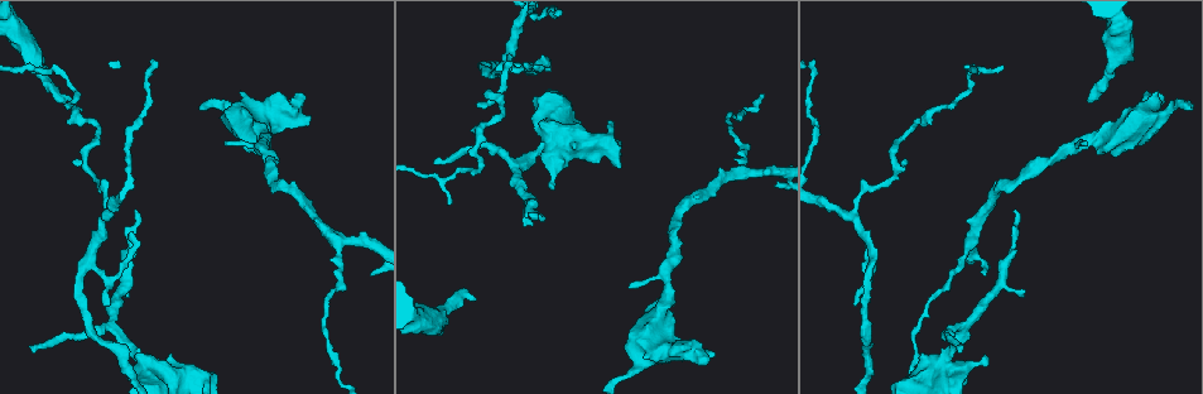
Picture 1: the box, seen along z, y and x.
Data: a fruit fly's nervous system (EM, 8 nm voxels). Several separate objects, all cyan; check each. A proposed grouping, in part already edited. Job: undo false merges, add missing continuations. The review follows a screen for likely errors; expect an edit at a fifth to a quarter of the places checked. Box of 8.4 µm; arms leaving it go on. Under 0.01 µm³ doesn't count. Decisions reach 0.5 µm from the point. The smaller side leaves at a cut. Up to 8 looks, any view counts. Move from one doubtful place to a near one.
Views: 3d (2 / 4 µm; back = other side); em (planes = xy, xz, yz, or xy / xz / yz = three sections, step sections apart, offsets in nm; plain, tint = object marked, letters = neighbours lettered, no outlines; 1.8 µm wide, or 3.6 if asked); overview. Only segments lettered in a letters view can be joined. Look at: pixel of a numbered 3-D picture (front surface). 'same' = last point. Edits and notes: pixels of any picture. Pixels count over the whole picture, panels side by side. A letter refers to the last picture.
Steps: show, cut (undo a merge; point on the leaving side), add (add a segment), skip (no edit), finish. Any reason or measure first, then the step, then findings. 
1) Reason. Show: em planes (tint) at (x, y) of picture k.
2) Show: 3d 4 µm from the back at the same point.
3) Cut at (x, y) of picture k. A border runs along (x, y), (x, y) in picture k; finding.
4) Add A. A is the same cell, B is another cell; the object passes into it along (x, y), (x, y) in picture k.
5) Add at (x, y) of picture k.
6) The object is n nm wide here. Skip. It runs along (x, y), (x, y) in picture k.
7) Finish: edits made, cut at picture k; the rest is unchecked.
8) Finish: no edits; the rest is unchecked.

Show: em xz step 4 (letters) at (1086, 141) of picture 1.

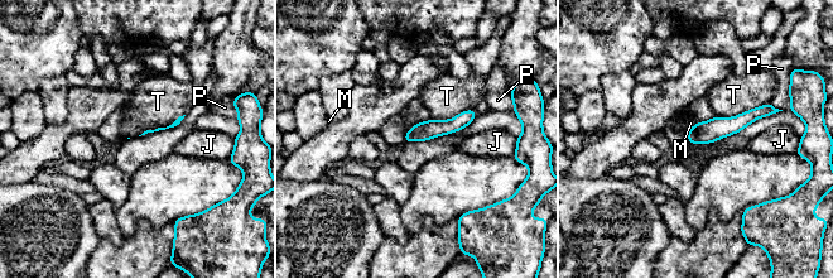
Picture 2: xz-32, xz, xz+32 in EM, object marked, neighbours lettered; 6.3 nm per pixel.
Skip. J, M, P and T are other cells; none of them fits.

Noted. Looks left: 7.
Free end. Show: em planes (tint) at (702, 363) of picture 1.

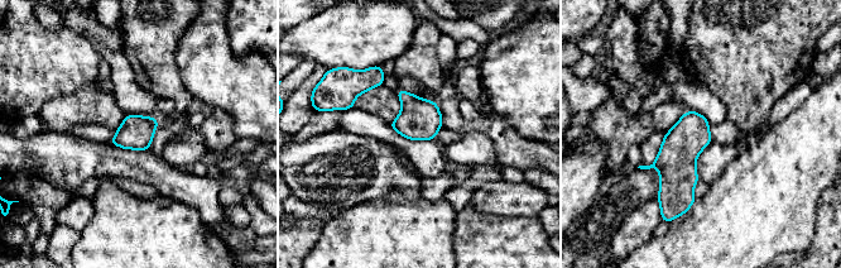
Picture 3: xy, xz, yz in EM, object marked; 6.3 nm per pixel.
Show: em planes (letters) at the same point.

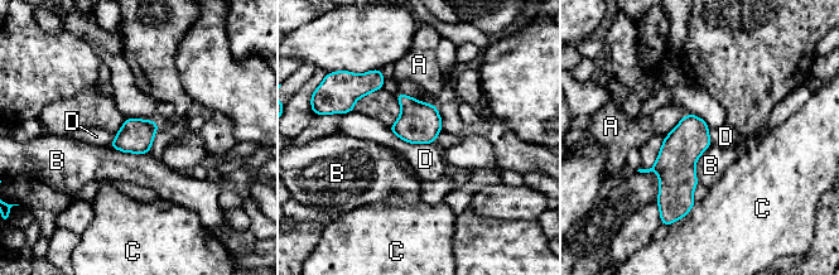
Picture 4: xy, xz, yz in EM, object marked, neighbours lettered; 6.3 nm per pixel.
Skip. A, B, C and D are other cells; a border runs along (386, 126), (406, 141), (434, 143) in picture 4; none of them fits.

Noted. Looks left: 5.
Branch stops here. Show: em planes (tint) at (982, 274) of picture 1.

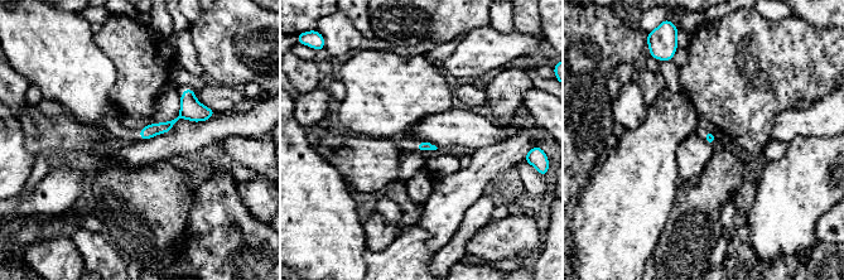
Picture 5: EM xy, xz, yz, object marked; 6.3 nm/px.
Show: em planes (letters) at the same point.

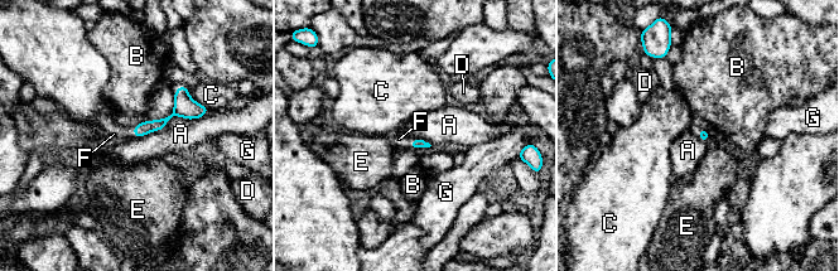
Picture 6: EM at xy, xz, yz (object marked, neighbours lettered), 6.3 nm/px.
The longest contact is with A, 500 nm. Add F. F is the same cell, A, B, C, D, E and G are other cells; the object passes into it along (148, 126), (134, 131), (114, 134) in picture 6; the cell continues.

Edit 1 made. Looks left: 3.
Thin neck. Show: em 3.6 µm yz step 16 (tint) at (555, 131) of picture 1.

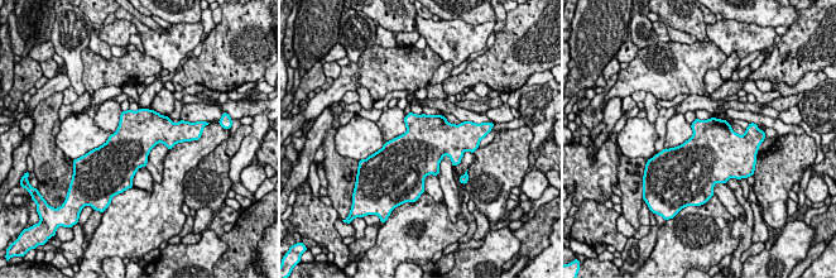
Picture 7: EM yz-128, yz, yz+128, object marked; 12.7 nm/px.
Show: em 3.6 µm planes (tint) at the same point.

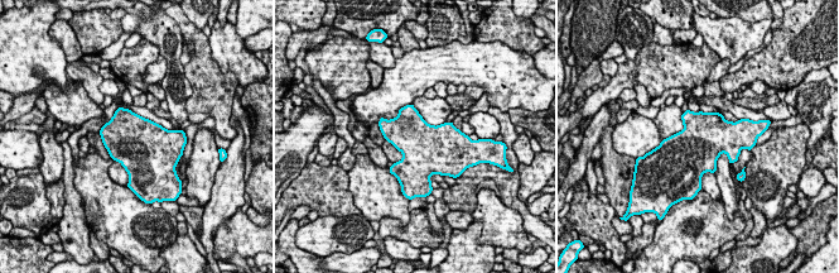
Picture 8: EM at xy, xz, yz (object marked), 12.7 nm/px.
What lies round it. Show: em 3.6 µm planes (letters) at the same point.

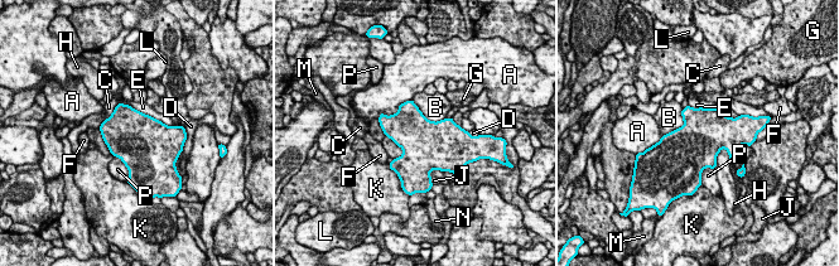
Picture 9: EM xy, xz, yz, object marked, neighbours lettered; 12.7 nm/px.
The object is 550 nm wide here; the longest contact is with E, 750 nm. Skip. A, B, C, D, E, F, G, H, J, K, L, M, N and P are other cells; one cell here.

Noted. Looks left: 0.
Finish: edits made, add at picture 6; the rest is unchecked.

